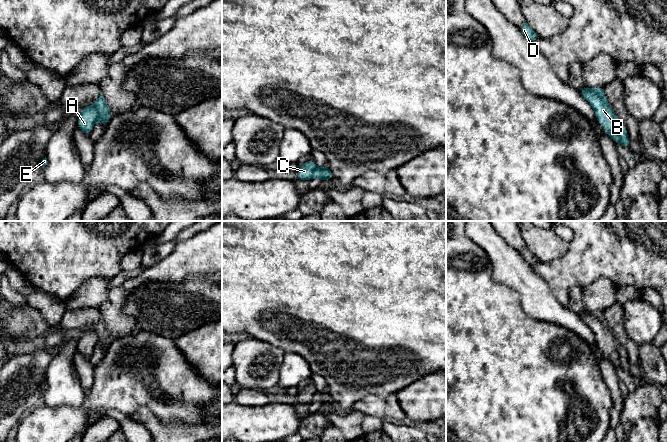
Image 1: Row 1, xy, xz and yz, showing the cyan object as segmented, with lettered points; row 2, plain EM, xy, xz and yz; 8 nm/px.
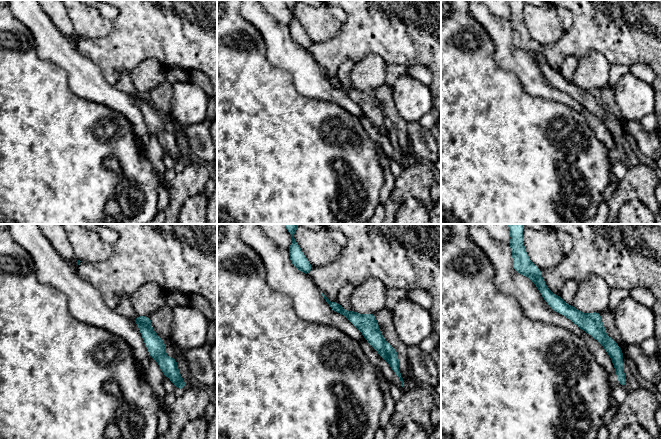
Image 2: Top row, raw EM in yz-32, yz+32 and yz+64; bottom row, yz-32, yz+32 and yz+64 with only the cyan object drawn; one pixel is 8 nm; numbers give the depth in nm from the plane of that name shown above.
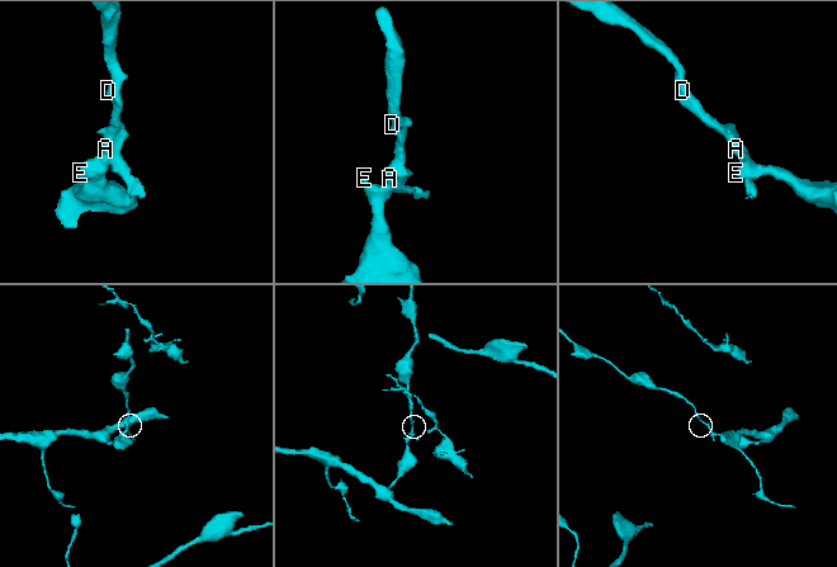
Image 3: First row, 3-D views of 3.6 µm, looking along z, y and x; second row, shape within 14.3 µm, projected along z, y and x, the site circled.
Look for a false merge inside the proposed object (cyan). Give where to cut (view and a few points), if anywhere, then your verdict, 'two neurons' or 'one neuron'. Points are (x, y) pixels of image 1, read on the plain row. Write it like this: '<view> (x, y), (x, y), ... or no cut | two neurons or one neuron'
no cut | one neuron

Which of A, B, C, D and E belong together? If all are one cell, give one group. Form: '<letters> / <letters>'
A B C D E

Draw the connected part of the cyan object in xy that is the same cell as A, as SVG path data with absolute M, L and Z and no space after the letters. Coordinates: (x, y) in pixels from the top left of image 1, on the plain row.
M101 317L99 322L96 324L95 329L83 331L78 342L78 351L89 360L96 344L101 346L105 351L105 349L109 346L110 341L110 333L107 330L103 318Z

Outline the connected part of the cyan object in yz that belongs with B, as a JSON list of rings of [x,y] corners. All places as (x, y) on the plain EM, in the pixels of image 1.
[[[588,311],[579,314],[582,320],[592,329],[598,346],[601,347],[605,356],[618,367],[621,367],[625,372],[630,370],[626,350],[620,349],[620,344],[615,339],[606,325],[603,311],[597,311],[593,314]]]

